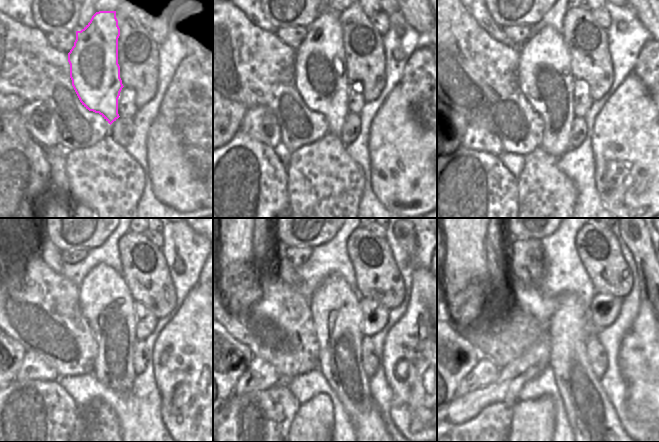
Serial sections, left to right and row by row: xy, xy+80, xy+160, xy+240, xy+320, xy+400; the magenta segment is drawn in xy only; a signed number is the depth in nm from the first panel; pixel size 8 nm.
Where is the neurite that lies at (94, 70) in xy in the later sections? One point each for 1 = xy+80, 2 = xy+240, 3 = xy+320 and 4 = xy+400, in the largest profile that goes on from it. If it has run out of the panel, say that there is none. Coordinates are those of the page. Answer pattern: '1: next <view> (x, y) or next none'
1: next xy+80 (320, 76)
2: next xy+240 (105, 301)
3: next xy+320 (336, 313)
4: next xy+400 (592, 417)

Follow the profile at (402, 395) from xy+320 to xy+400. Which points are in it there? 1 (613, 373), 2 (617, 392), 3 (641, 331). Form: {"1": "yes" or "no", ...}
{"1": "no", "2": "no", "3": "yes"}

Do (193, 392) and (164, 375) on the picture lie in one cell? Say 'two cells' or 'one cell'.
one cell

